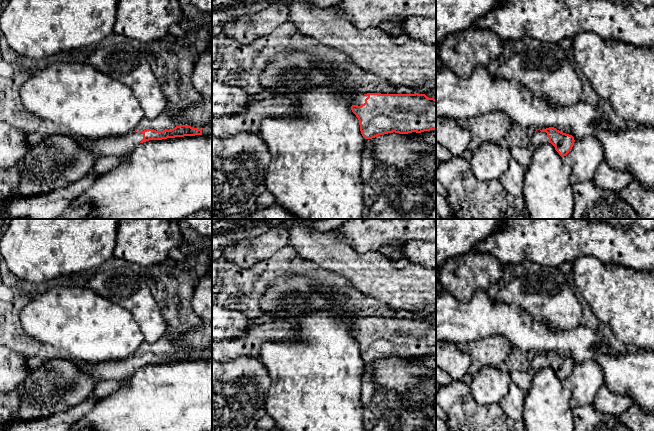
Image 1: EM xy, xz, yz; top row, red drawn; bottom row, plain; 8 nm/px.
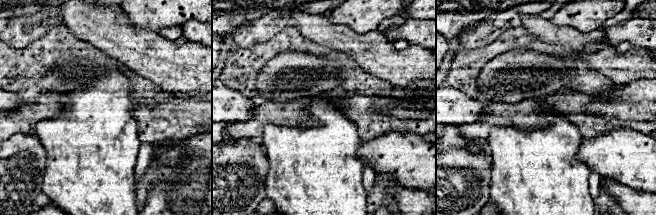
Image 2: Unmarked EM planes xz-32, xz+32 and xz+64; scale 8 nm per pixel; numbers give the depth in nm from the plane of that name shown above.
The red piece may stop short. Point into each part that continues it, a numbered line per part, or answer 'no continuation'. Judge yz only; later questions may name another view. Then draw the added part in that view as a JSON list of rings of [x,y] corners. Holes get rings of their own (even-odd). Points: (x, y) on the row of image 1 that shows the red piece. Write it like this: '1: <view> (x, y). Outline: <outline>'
1: yz (539, 138). Outline: [[[537,130],[534,135],[532,136],[532,147],[539,147],[540,145],[547,143],[549,138],[546,132],[541,132]]]

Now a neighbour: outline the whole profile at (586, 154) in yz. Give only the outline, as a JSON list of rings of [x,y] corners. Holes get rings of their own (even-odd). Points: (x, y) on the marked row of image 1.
[[[587,136],[574,142],[563,161],[571,167],[571,182],[592,181],[599,164],[604,160],[604,150],[599,139]]]

